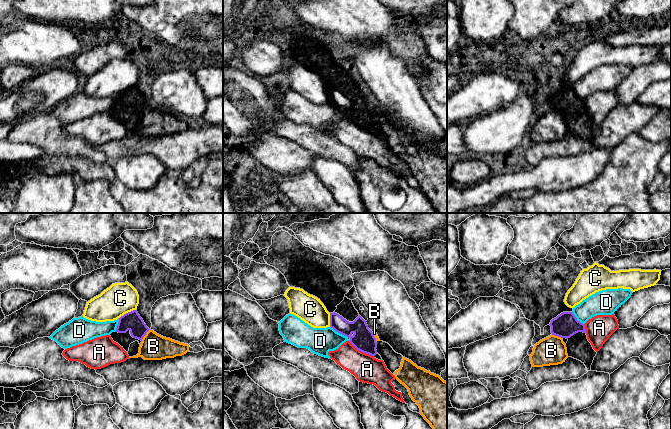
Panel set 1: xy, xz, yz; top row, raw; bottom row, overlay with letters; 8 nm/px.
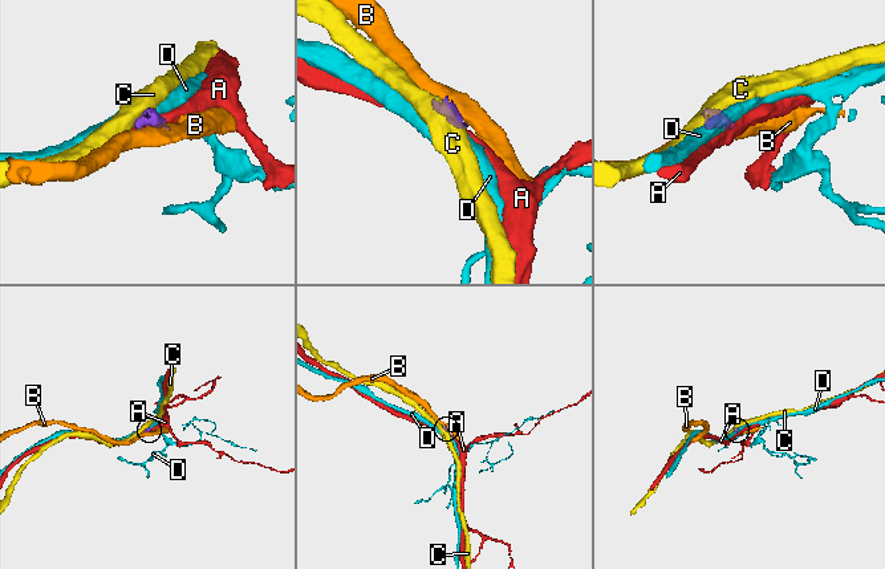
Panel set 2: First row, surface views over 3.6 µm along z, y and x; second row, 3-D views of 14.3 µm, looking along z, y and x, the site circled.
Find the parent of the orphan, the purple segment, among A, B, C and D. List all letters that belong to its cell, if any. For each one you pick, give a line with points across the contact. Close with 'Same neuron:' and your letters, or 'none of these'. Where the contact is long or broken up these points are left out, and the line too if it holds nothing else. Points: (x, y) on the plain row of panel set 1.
Same neuron: none of these

